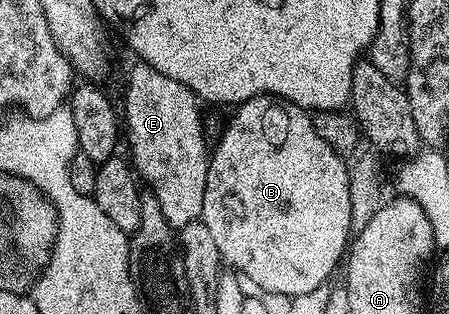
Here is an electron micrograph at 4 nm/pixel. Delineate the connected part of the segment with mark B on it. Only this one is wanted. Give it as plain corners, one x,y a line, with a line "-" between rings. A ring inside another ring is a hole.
258,95
247,99
234,108
235,116
231,124
223,131
219,144
214,144
209,155
207,164
207,180
205,181
205,201
203,202
203,218
201,222
205,229
213,236
214,243
219,250
219,258
228,268
234,269
248,284
252,283
253,288
267,290
269,293
285,294
289,296
303,293
311,293
318,287
324,286
326,280
335,271
335,266
340,266
345,252
349,247
349,240
353,232
350,223
350,170
348,164
313,129
311,115
288,99
278,99
276,95

